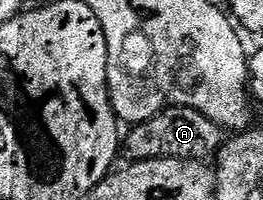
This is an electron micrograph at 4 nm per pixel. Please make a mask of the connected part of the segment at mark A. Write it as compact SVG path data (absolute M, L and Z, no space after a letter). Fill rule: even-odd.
M170 107L143 123L134 124L128 131L121 141L121 153L128 162L161 157L201 161L210 158L223 142L219 126L197 110L185 107Z

